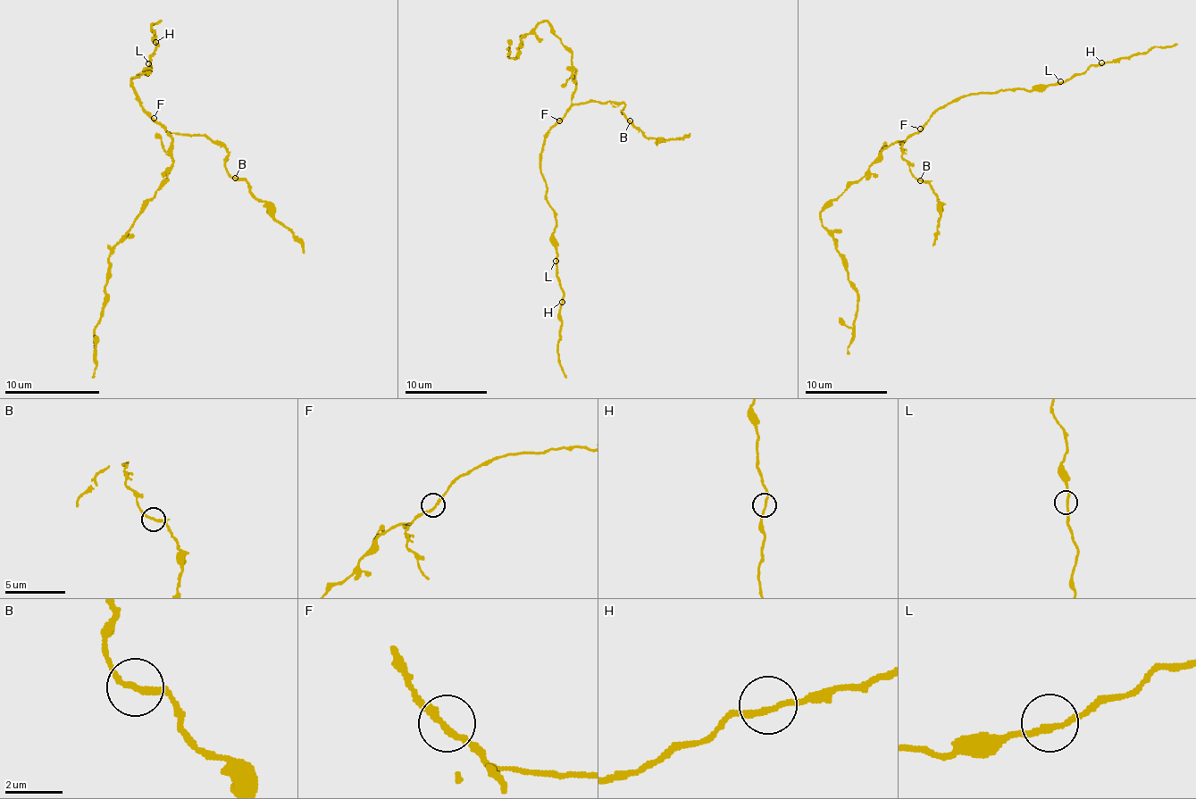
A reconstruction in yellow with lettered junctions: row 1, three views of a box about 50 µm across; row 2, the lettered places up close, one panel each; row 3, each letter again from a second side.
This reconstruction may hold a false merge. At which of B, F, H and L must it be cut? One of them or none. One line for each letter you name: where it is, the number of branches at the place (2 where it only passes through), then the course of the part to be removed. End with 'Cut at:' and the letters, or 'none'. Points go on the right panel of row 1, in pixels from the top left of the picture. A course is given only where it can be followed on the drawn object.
Cut at: none

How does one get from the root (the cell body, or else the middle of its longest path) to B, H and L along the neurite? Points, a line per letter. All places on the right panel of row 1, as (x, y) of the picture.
B: (915, 133), (912, 133), (901, 143), (901, 155), (909, 172), (920, 180)
H: (915, 133), (936, 110), (957, 102), (963, 95), (1064, 83), (1101, 62)
L: (915, 133), (936, 110), (957, 102), (963, 95), (1002, 89), (1031, 89), (1060, 81)

